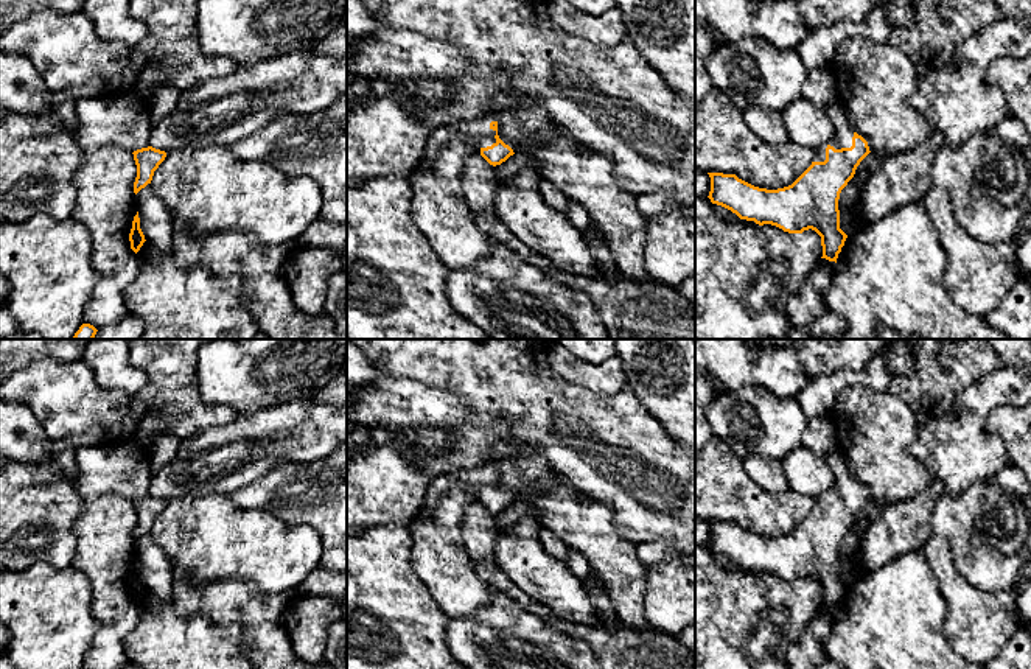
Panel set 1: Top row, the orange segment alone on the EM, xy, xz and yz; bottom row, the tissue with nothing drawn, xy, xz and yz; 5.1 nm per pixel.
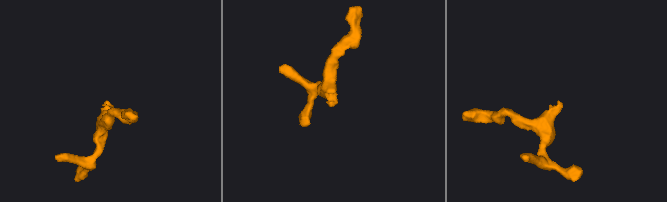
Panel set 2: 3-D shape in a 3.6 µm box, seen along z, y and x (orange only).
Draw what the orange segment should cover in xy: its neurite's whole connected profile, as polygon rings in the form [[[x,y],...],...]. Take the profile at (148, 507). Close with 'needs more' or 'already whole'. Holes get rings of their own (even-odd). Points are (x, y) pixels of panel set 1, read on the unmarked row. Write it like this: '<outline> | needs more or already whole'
[[[124,442],[109,447],[81,447],[75,450],[75,456],[78,465],[75,487],[81,498],[84,501],[104,495],[129,498],[137,513],[134,541],[151,532],[166,501],[149,493],[148,457]]] | needs more

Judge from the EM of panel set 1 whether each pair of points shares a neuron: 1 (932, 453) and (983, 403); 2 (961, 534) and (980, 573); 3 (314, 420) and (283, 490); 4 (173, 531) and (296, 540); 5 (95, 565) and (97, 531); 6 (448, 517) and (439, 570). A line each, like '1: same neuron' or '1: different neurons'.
1: same neuron
2: same neuron
3: different neurons
4: same neuron
5: same neuron
6: same neuron

